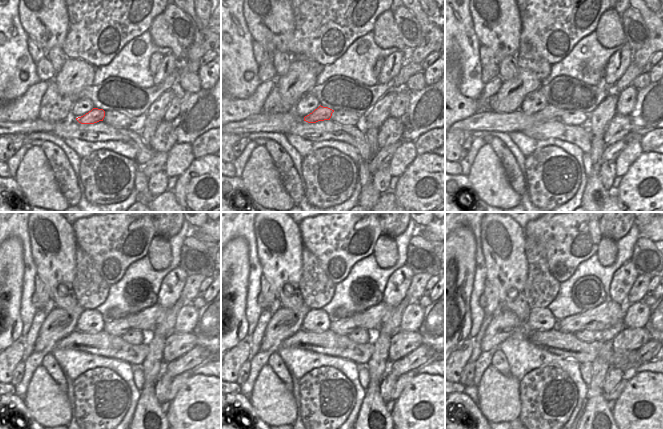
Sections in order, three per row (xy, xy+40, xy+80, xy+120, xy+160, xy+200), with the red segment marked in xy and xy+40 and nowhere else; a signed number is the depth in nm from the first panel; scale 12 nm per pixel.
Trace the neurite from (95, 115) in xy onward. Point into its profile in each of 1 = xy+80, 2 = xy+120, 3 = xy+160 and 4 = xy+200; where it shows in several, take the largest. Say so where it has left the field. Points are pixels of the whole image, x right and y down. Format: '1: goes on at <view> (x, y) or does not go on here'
1: goes on at xy+80 (550, 112)
2: goes on at xy+120 (146, 319)
3: goes on at xy+160 (371, 318)
4: goes on at xy+200 (609, 313)

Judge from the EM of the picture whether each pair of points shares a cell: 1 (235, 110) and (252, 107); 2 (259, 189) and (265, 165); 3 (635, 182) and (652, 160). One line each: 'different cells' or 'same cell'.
1: same cell
2: same cell
3: same cell

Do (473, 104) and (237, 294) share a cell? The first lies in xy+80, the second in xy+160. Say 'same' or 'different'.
same

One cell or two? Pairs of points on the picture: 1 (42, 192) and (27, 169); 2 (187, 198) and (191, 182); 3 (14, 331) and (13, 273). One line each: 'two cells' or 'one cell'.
1: one cell
2: one cell
3: one cell

